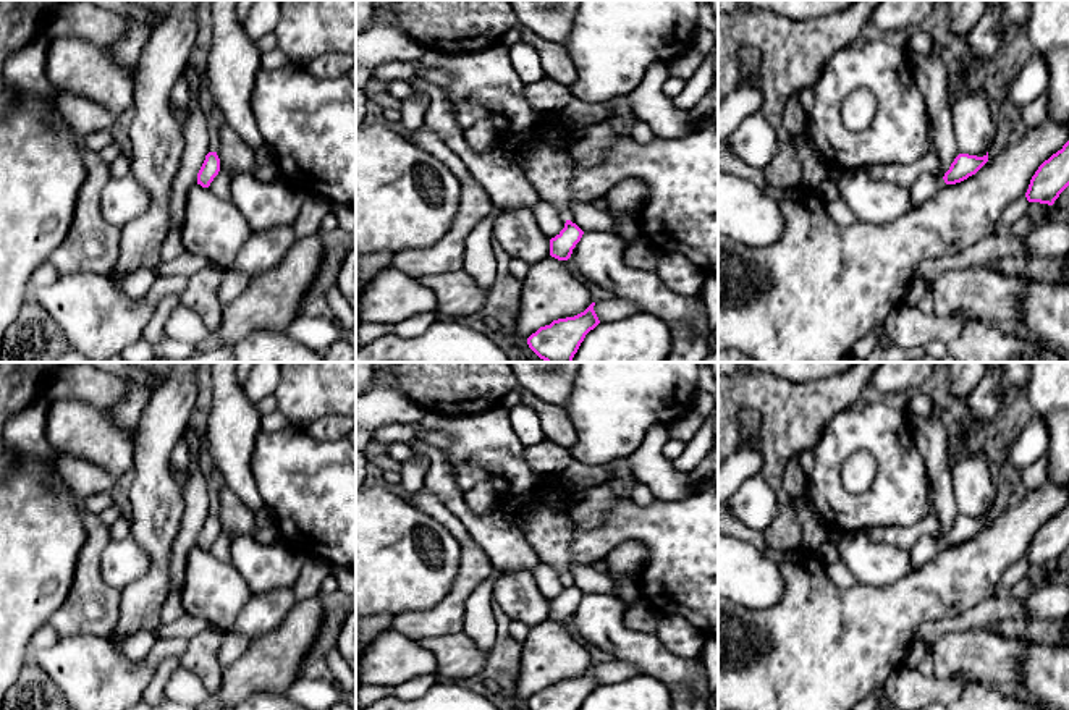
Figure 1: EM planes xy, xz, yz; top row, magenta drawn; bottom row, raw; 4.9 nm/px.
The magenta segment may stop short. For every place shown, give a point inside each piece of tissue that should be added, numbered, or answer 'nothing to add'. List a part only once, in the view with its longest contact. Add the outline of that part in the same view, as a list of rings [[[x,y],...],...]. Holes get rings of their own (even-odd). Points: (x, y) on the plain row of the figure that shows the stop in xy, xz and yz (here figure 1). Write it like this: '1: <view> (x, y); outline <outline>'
1: yz (927, 549); outline [[[923,535],[919,543],[911,550],[912,568],[920,568],[925,563],[935,560],[946,550],[943,540],[933,540],[930,535]]]

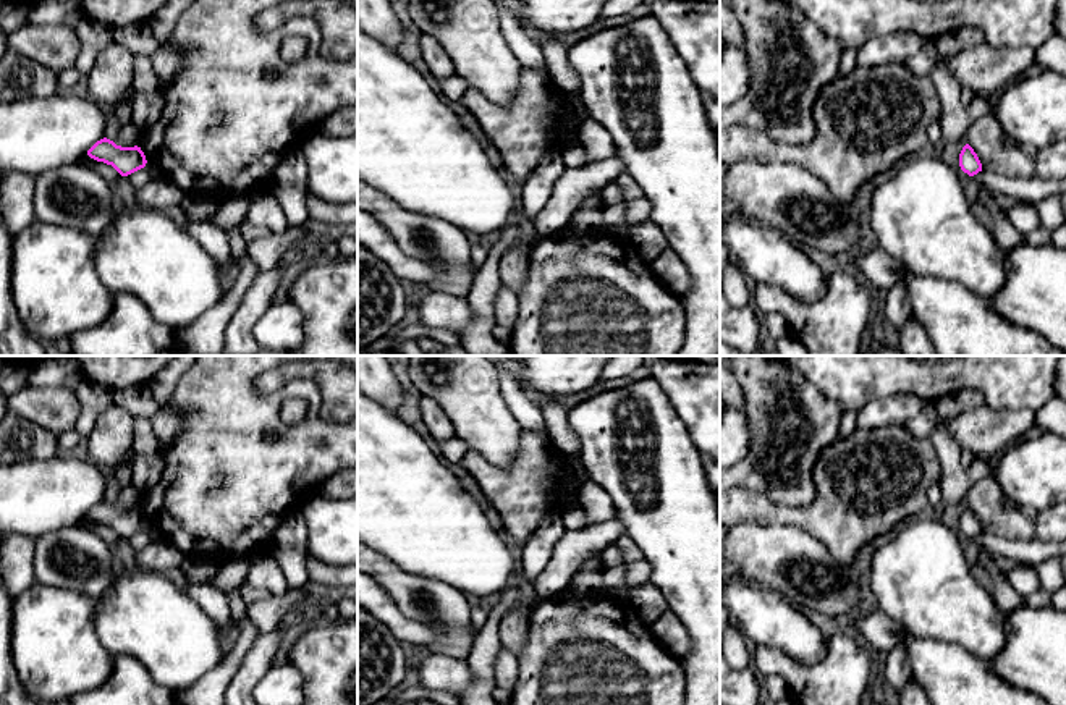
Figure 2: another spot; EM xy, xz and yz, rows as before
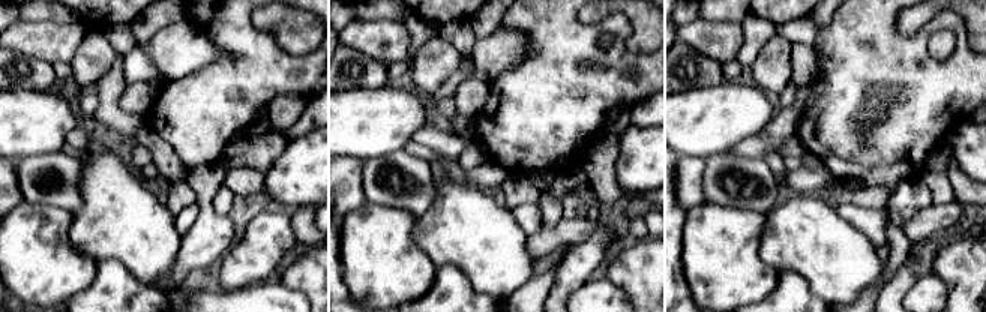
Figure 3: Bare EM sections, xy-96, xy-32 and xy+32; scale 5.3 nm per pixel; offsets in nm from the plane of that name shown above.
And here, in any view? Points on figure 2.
nothing to add

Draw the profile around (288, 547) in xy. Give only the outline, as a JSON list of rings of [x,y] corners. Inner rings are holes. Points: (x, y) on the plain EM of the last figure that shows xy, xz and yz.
[[[299,509],[290,511],[273,532],[270,555],[278,563],[288,587],[311,585],[307,571],[307,524]]]

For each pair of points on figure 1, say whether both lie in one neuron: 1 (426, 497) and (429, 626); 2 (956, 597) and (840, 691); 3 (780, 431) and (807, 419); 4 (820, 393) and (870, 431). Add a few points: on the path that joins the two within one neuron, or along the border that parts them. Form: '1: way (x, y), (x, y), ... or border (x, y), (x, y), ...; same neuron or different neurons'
1: way (458, 529), (469, 545), (469, 576), (458, 594); same neuron
2: way (925, 597), (862, 660); same neuron
3: way (786, 427), (794, 419), (801, 419); same neuron
4: border (854, 408), (838, 413), (825, 426), (819, 440); different neurons

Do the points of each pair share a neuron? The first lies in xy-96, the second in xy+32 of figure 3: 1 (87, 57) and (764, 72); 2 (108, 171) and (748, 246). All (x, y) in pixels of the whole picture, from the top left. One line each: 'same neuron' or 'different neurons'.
1: same neuron
2: different neurons

